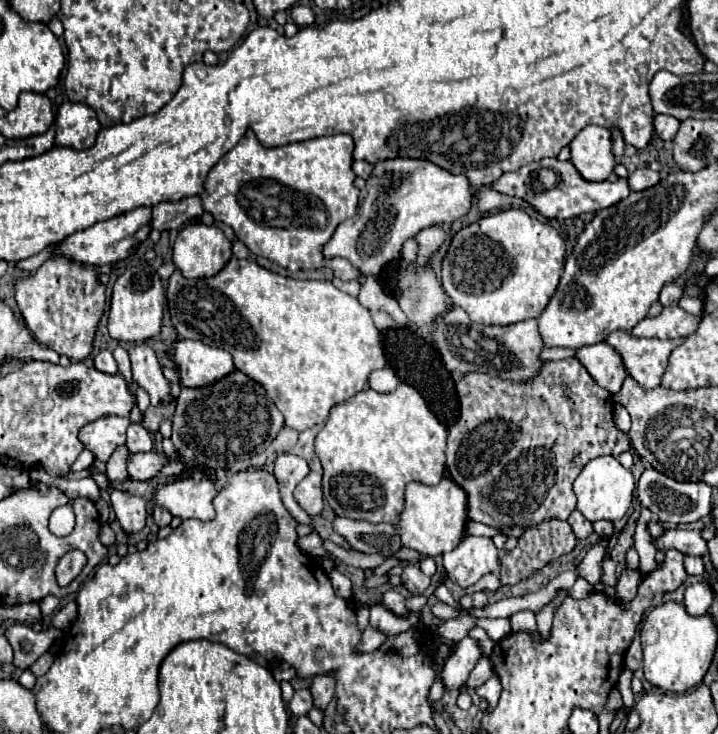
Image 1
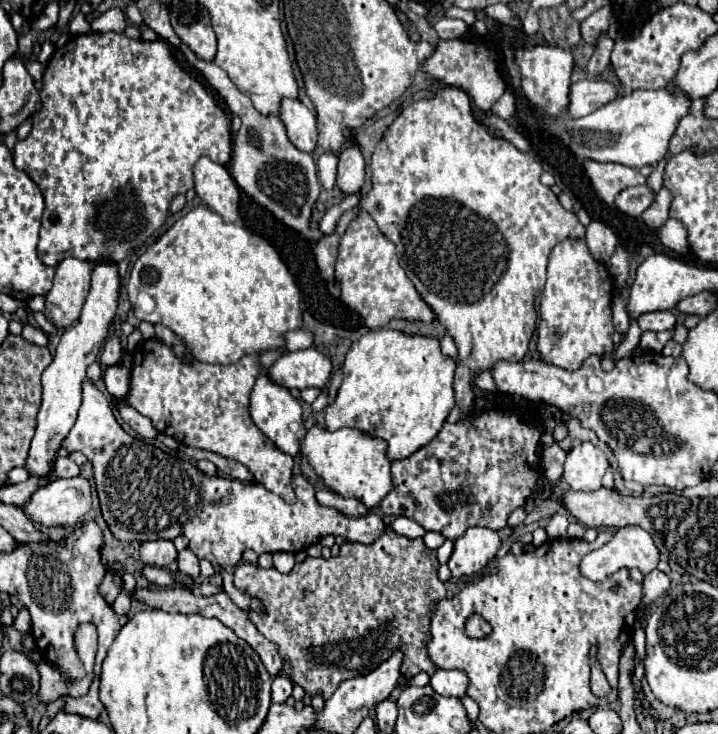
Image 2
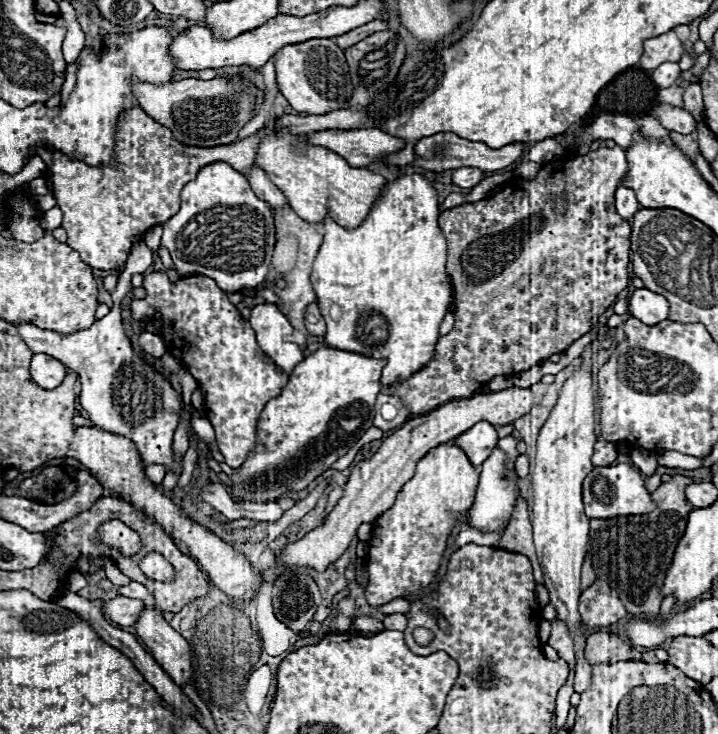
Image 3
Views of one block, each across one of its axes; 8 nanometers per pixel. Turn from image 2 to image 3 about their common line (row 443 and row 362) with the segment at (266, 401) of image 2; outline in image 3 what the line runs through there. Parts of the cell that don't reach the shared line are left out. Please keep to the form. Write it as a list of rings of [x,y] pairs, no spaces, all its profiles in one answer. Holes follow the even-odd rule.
[[[260,304],[252,308],[250,324],[256,332],[256,342],[262,352],[284,372],[290,374],[304,360],[304,352],[292,342],[294,328],[276,304]]]

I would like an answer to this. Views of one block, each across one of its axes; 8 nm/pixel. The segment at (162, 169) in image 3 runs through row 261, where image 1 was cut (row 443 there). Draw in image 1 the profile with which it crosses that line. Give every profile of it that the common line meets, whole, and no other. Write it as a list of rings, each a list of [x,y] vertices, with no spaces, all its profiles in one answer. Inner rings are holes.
[[[106,416],[94,422],[88,422],[84,428],[80,428],[78,436],[86,450],[94,454],[96,460],[108,462],[112,452],[126,444],[126,428],[130,420],[120,416]]]

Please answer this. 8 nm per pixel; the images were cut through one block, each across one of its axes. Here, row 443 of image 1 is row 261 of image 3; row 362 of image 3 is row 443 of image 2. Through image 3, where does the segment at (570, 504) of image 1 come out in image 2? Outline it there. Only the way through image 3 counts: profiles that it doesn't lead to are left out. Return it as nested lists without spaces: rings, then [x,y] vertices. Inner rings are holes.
[[[510,412],[474,414],[454,424],[446,422],[432,442],[416,450],[408,458],[392,462],[392,492],[380,502],[380,510],[392,516],[406,516],[418,522],[424,530],[434,530],[450,540],[460,538],[472,526],[486,526],[492,530],[506,528],[510,512],[530,498],[536,480],[542,476],[540,468],[540,436],[544,428],[522,422]]]

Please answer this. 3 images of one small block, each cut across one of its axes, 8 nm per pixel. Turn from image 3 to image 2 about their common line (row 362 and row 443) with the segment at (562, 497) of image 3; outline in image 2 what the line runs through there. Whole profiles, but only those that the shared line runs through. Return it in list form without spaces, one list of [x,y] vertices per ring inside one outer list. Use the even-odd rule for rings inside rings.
[[[576,442],[564,462],[564,480],[572,490],[594,492],[602,484],[602,476],[608,470],[604,452],[592,442]]]

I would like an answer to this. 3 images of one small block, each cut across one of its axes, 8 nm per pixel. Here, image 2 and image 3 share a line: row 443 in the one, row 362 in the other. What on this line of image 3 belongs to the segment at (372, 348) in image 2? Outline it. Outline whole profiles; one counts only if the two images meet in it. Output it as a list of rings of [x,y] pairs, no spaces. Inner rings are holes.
[[[412,174],[384,188],[360,228],[346,230],[332,220],[324,220],[326,234],[314,260],[312,284],[326,322],[326,346],[388,360],[380,378],[386,388],[408,380],[434,358],[434,346],[440,338],[438,326],[452,304],[452,286],[446,274],[446,240],[438,228],[438,214],[436,190],[422,174]]]

